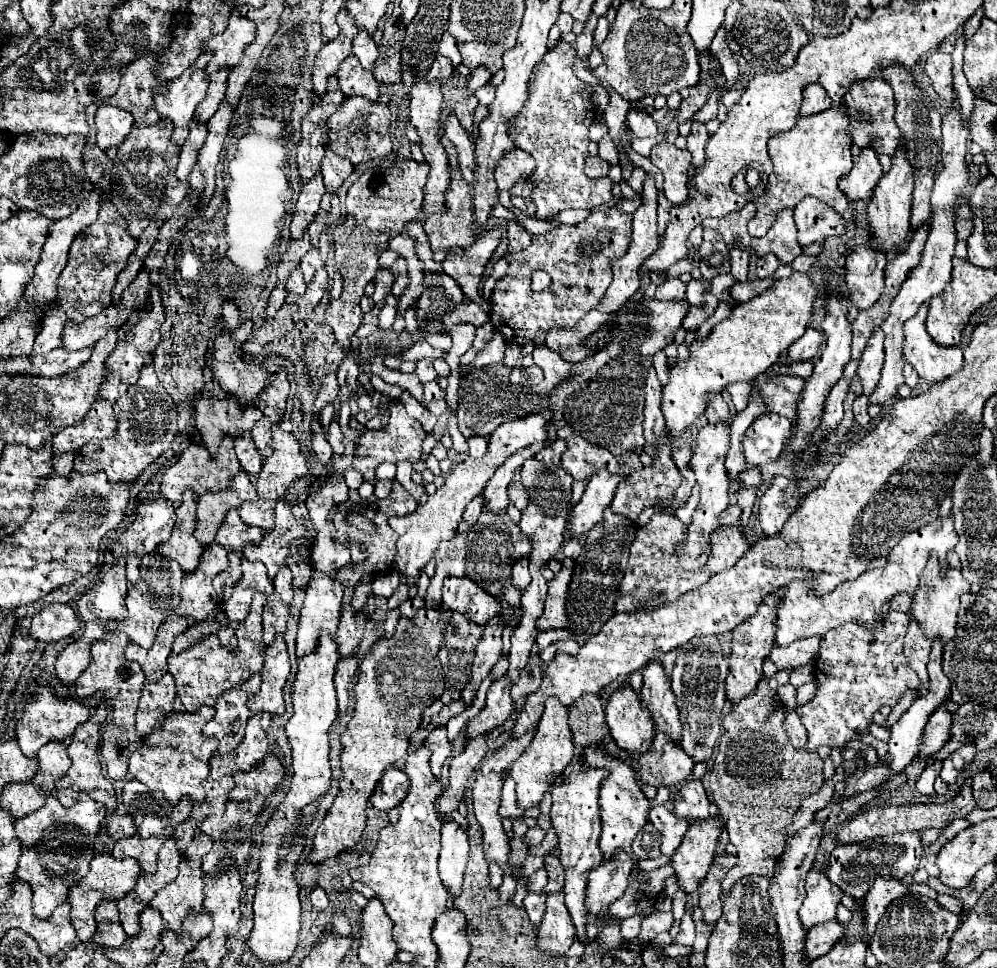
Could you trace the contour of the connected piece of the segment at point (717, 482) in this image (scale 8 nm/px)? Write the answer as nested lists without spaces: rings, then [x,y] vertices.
[[[724,423],[718,425],[706,425],[700,429],[698,439],[696,439],[696,447],[690,459],[690,469],[696,475],[696,481],[700,485],[700,503],[692,515],[692,523],[686,527],[686,539],[678,543],[676,547],[676,555],[680,561],[680,567],[686,571],[692,571],[696,567],[700,567],[698,563],[706,563],[706,559],[710,557],[710,535],[712,531],[720,525],[718,523],[718,513],[726,509],[728,505],[728,475],[726,475],[726,467],[724,467],[724,459],[728,453],[728,441],[730,441],[730,429]]]

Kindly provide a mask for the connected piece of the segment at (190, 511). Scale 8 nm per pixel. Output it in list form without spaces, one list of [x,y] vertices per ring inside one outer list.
[[[186,491],[182,507],[176,509],[176,527],[172,531],[170,541],[162,543],[158,551],[164,557],[170,557],[180,563],[182,571],[194,571],[198,567],[198,559],[202,555],[202,545],[194,537],[196,525],[196,499]]]

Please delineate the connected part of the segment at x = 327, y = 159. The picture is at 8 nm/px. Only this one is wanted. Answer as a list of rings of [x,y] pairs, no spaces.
[[[326,147],[326,155],[322,159],[322,177],[324,177],[324,185],[332,187],[334,191],[348,179],[348,175],[354,171],[352,163],[348,159],[342,159],[338,155],[334,155],[334,151],[330,151]]]

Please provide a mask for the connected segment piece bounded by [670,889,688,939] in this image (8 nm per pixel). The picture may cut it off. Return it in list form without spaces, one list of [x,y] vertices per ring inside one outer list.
[[[678,889],[676,893],[674,893],[674,905],[672,905],[672,913],[674,913],[674,927],[670,929],[670,935],[672,935],[672,939],[676,937],[676,933],[678,933],[678,925],[680,925],[680,919],[682,919],[682,915],[684,915],[684,909],[686,909],[686,897],[688,897],[688,893],[684,891],[684,889]]]

